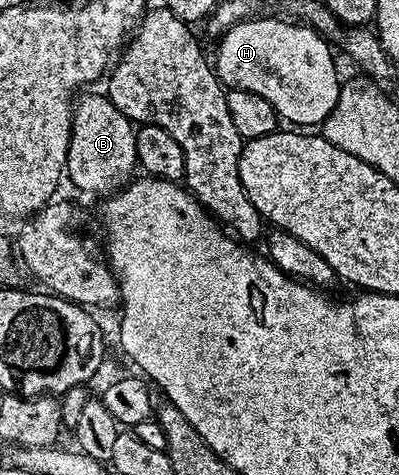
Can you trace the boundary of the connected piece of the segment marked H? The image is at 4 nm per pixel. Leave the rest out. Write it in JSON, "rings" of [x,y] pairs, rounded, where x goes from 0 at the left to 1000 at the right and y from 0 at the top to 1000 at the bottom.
{"rings":[[[649,38],[637,42],[622,42],[617,46],[596,46],[584,59],[574,59],[546,82],[549,99],[539,105],[539,122],[534,114],[534,145],[541,156],[549,158],[551,173],[559,175],[569,189],[612,189],[614,194],[634,194],[644,202],[657,202],[662,211],[674,211],[674,219],[684,219],[684,227],[699,238],[702,251],[712,259],[732,257],[732,267],[739,269],[799,269],[807,267],[812,253],[827,244],[835,236],[835,227],[845,219],[845,211],[852,202],[852,185],[857,181],[855,162],[845,152],[845,139],[840,135],[842,116],[835,112],[835,99],[827,91],[797,72],[797,67],[777,55],[777,51],[762,51],[749,42],[727,42],[717,46],[709,38]]]}

